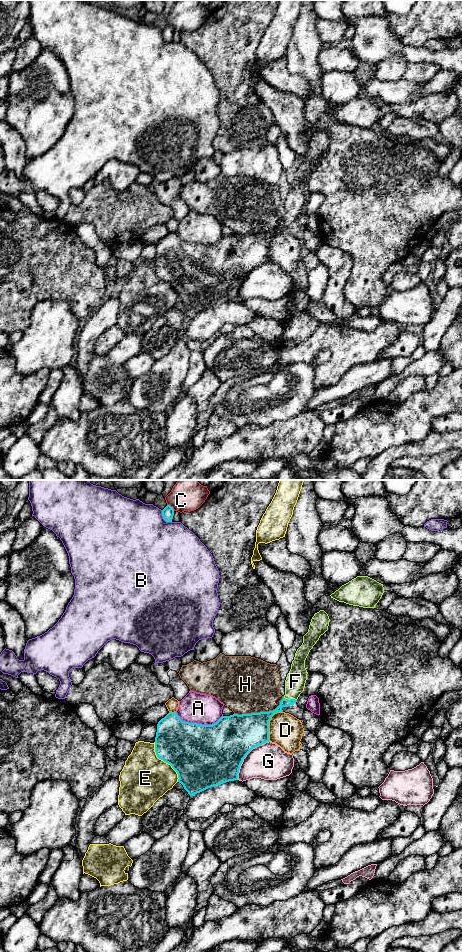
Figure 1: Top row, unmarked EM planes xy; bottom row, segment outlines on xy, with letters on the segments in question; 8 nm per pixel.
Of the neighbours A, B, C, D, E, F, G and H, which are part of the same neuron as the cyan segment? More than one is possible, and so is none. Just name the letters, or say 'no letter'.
F

